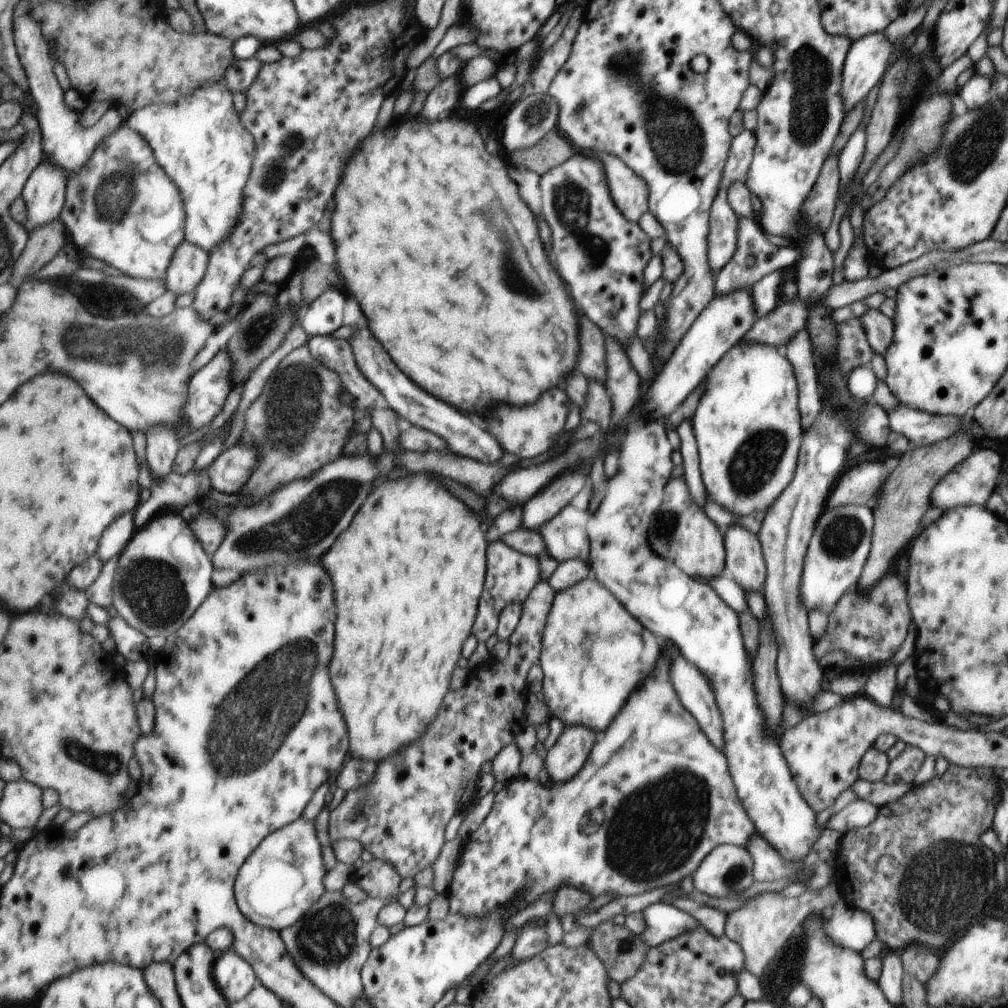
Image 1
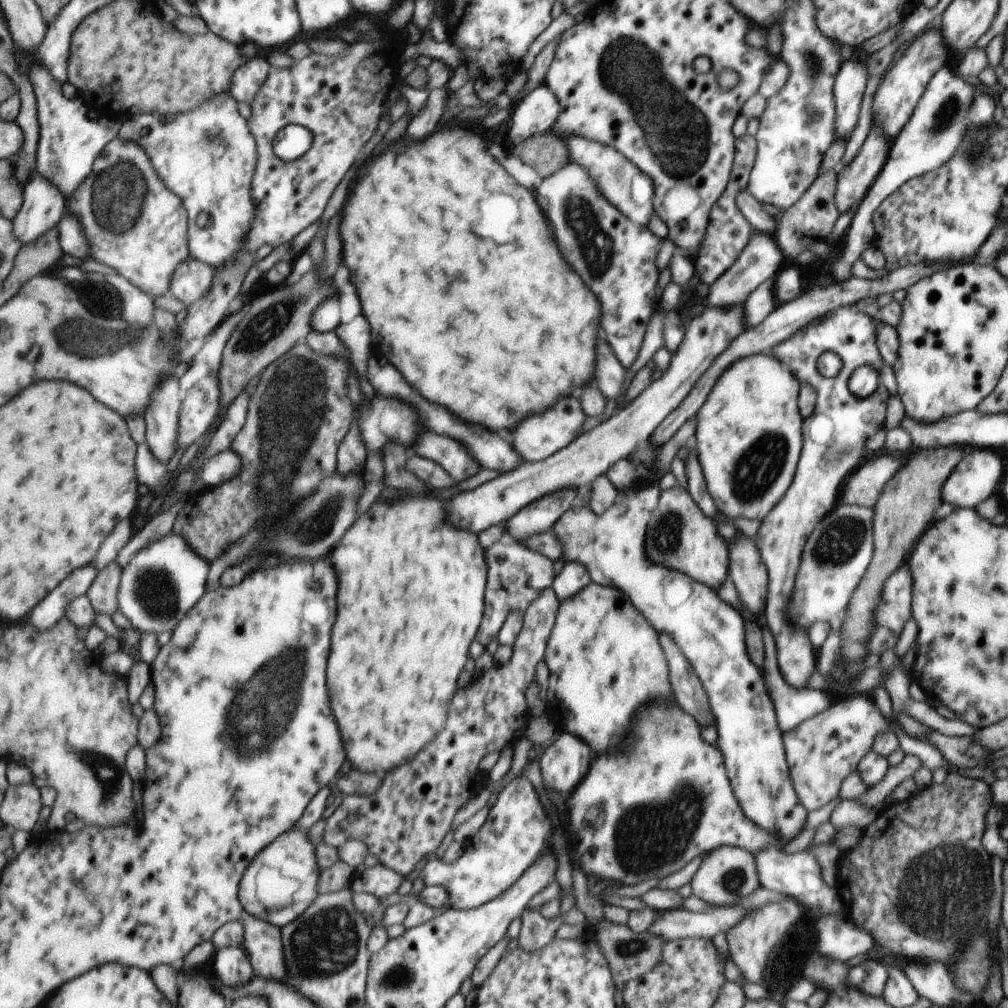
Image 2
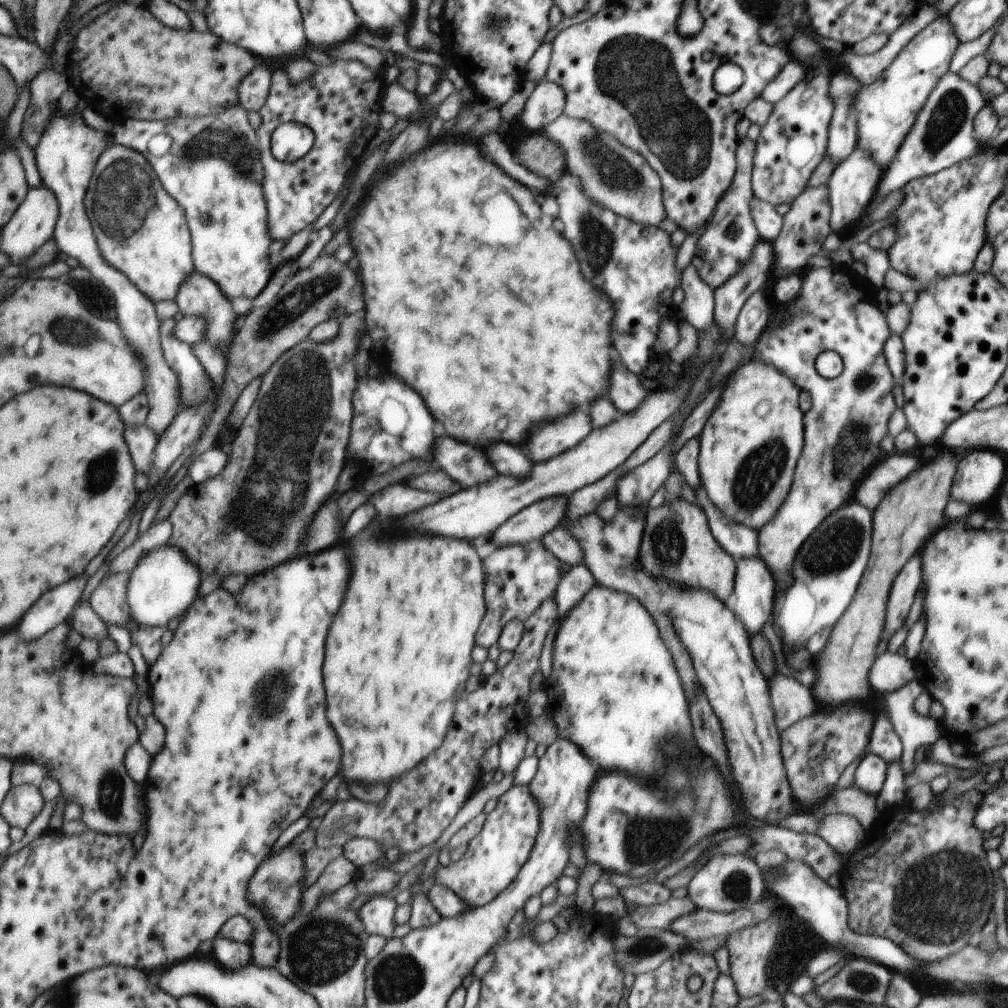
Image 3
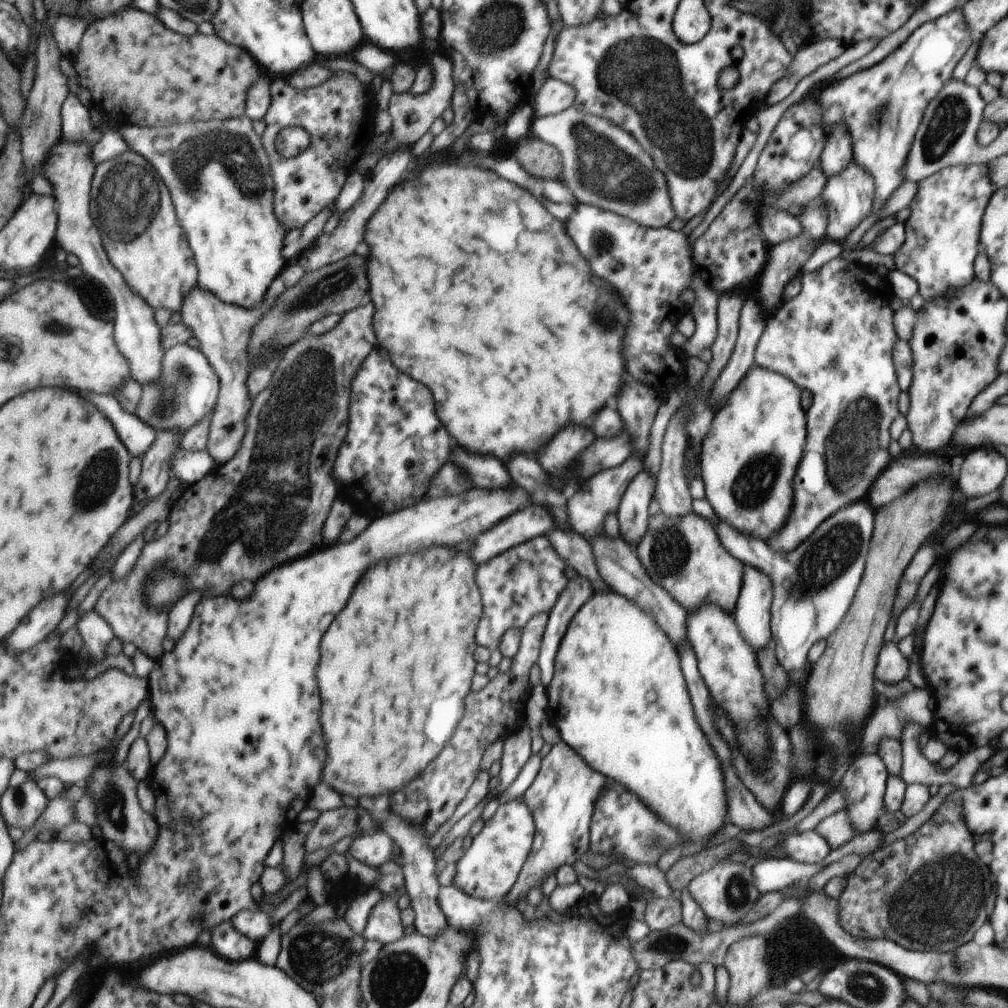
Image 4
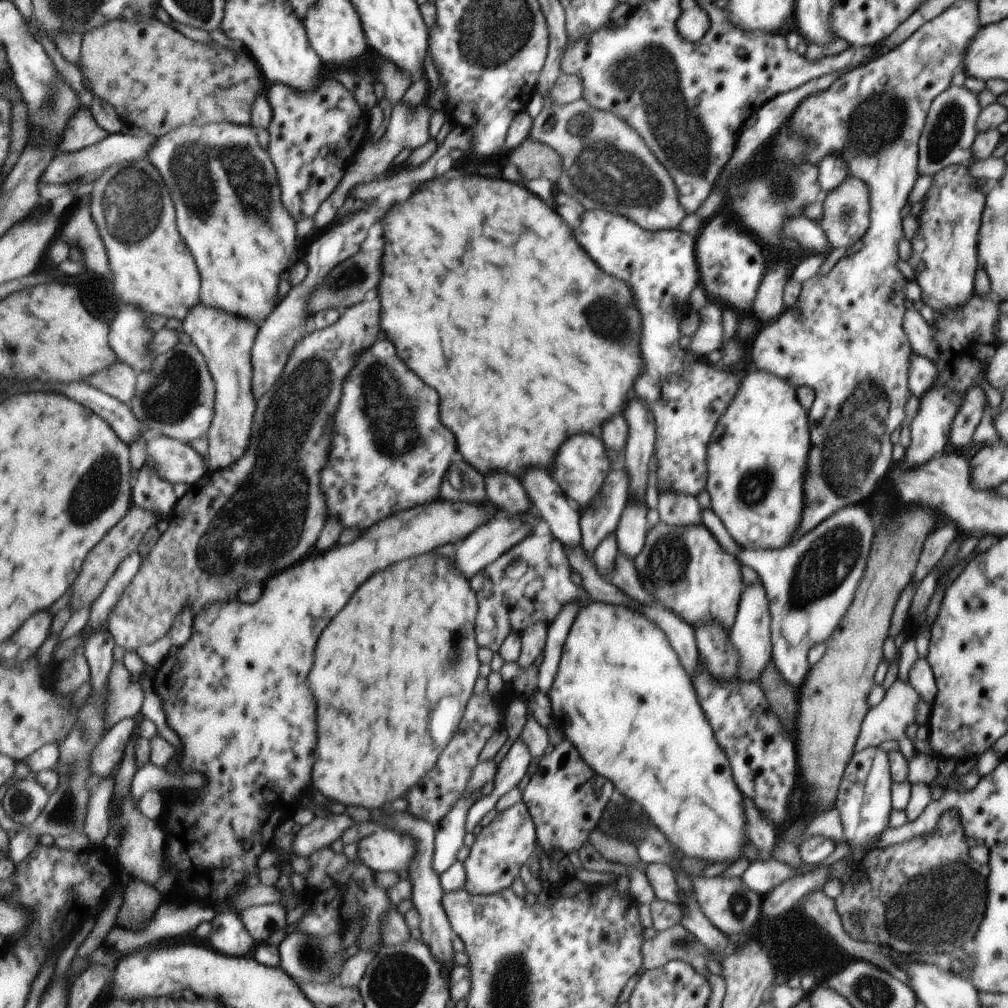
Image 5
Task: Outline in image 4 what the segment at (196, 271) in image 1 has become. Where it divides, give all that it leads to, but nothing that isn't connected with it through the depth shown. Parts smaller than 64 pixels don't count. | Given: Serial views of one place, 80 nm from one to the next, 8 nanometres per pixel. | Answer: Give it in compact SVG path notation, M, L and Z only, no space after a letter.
M197 286L184 300L181 317L188 325L191 324L195 332L200 349L209 359L211 366L220 378L220 395L216 404L215 414L211 420L207 449L217 461L218 466L227 464L240 449L247 432L246 418L252 407L251 394L248 392L248 378L250 377L250 362L248 361L247 342L249 330L255 320L265 314L267 308L275 304L275 298L267 300L259 306L259 310L246 309L240 306L235 308L221 300L214 292Z

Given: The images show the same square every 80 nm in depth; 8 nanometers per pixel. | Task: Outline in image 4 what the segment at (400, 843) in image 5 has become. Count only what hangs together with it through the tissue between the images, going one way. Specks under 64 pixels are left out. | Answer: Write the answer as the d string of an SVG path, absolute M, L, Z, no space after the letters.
M380 830L374 835L355 838L348 852L359 862L379 870L381 866L390 862L389 857L393 846L396 846L396 844L389 833Z

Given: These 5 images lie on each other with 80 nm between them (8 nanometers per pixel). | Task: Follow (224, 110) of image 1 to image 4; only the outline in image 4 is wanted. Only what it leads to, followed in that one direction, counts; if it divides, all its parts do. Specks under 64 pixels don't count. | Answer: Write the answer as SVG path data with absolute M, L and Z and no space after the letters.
M243 115L235 119L225 119L224 121L213 119L210 121L191 122L195 128L201 124L199 128L203 128L203 146L189 146L189 148L185 150L187 158L181 162L181 166L185 166L185 168L179 168L179 160L181 160L181 156L179 156L177 152L175 152L175 154L173 154L173 152L171 152L171 154L159 154L159 152L153 148L153 140L158 137L157 134L155 134L153 127L144 127L143 125L127 123L120 124L120 128L117 130L124 136L125 142L128 142L131 149L135 152L141 153L149 162L151 162L151 164L157 169L157 172L160 173L160 177L165 181L167 188L170 190L172 199L176 204L180 223L184 228L185 234L188 236L191 248L196 256L200 287L214 292L225 302L237 304L237 306L247 309L251 309L251 306L259 304L259 302L265 298L265 292L267 292L267 288L269 288L269 282L273 282L273 280L279 276L279 272L281 272L281 270L283 270L283 268L289 263L289 261L283 258L283 240L285 240L285 234L289 230L276 215L276 190L272 175L271 162L262 137L257 135L257 132L253 130L253 122L251 122L251 120L252 118L249 118L249 116Z

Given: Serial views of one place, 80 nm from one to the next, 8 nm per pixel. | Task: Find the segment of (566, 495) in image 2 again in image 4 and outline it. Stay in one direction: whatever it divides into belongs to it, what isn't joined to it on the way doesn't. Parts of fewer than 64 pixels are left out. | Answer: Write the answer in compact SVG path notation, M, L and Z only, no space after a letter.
M527 506L521 512L515 512L513 516L507 516L501 524L493 526L489 532L481 534L471 550L471 560L475 564L487 562L496 554L521 544L529 538L541 536L545 528L553 526L553 518L545 508L539 506Z

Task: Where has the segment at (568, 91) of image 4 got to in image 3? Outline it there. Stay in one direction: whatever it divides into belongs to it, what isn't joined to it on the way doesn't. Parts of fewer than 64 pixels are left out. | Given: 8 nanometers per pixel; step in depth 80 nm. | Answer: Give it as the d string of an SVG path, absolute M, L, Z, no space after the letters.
M543 78L527 96L516 120L518 128L539 133L539 129L562 114L563 105L562 88Z

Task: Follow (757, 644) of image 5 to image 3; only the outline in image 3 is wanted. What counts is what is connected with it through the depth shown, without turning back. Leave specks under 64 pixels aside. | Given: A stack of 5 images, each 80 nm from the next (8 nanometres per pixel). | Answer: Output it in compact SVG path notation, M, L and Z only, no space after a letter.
M741 558L737 560L737 588L733 588L728 606L742 620L749 638L755 633L761 635L761 628L769 624L769 610L773 604L773 580L759 558Z

